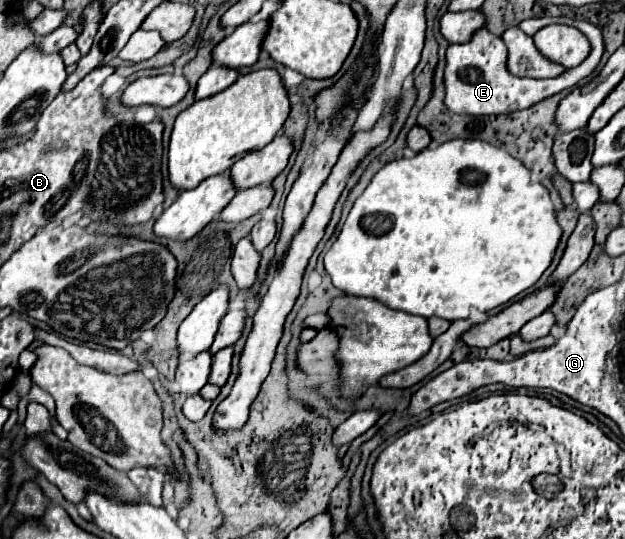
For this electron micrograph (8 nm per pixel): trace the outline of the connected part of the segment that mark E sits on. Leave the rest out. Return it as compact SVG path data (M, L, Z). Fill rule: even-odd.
M551 17L551 23L563 23L581 29L591 41L591 55L577 67L565 71L561 77L555 79L521 79L509 73L507 67L483 63L483 29L477 31L477 37L465 45L449 45L447 49L447 67L445 67L445 107L457 115L499 115L499 113L511 113L529 109L531 105L557 95L563 89L569 89L577 85L581 79L591 75L595 67L599 65L605 45L603 45L603 33L599 27L591 25L589 21L577 21L569 17Z

